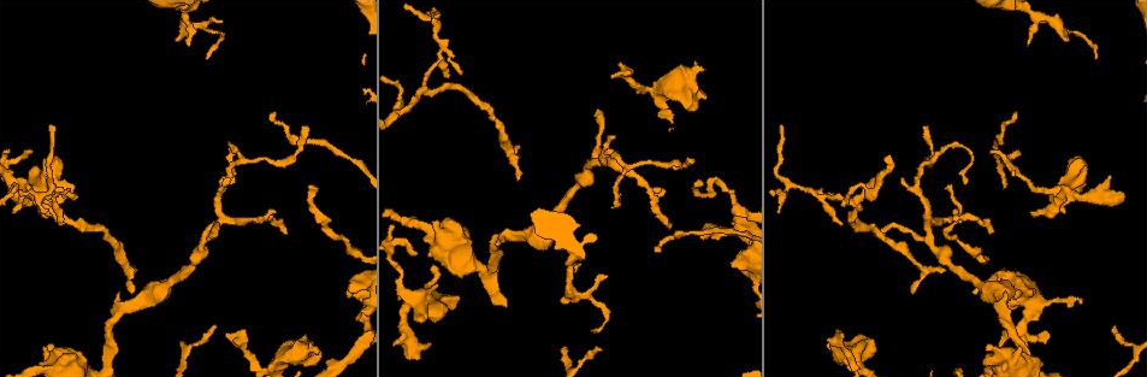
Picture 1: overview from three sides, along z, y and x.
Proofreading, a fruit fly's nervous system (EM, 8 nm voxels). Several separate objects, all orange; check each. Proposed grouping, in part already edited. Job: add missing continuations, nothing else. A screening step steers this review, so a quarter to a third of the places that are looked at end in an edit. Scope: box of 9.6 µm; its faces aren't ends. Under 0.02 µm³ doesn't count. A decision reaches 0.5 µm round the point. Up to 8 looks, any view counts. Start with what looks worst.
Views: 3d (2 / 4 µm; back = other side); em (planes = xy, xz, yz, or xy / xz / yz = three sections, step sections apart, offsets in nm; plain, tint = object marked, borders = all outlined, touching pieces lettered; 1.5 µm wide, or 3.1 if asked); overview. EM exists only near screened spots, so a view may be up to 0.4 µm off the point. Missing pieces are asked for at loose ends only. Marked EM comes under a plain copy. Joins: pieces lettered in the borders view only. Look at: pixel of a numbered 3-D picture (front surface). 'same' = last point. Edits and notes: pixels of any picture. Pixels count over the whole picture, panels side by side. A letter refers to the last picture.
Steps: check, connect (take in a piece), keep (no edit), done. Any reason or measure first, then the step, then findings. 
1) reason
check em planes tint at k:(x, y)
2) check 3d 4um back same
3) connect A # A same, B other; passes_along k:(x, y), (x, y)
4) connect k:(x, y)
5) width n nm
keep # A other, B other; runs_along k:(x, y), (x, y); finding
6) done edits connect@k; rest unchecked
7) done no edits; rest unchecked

tapers out
check em planes borders at 1:(841, 335)

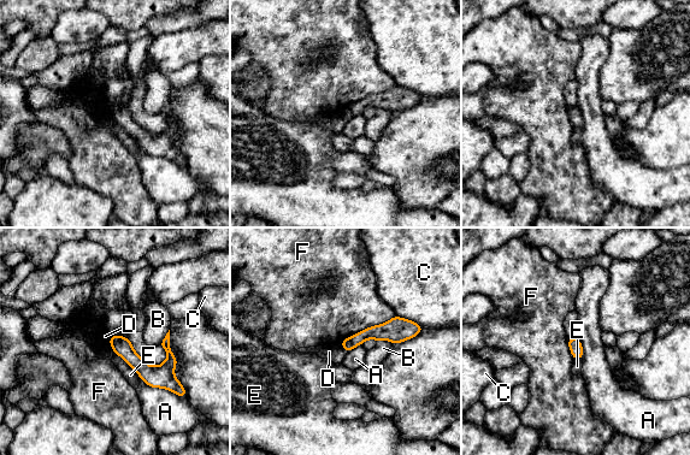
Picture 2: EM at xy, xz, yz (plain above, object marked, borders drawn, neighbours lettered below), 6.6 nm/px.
width 90 nm
connect D # A other, B other, C other, D same, E other, F other; passes_along 2:(377, 332), (343, 348), (334, 352); it goes on there

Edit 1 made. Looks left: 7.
check overview

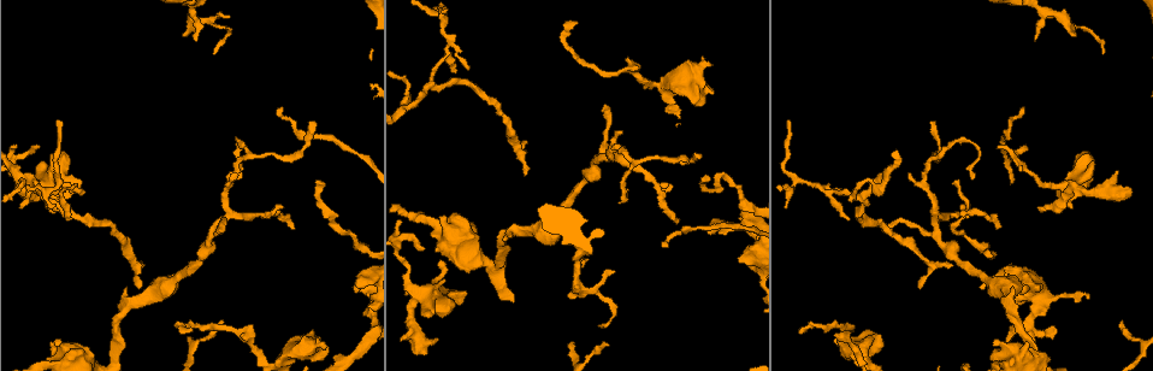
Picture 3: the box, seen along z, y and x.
free end
check em xy step 8 tint at 3:(570, 292)

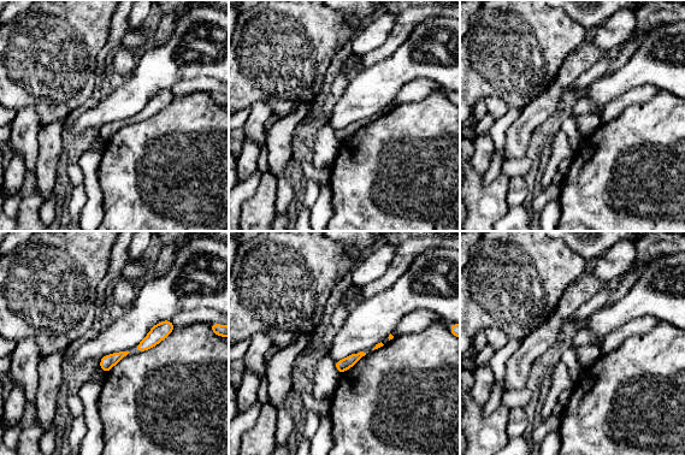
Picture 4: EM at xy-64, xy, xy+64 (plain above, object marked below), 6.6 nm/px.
another direction
check em planes borders same

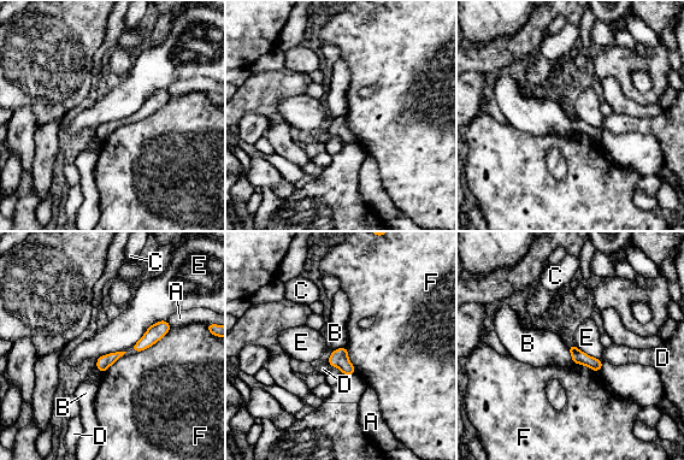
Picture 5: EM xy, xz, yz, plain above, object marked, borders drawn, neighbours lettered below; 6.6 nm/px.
longest_contact E 320 nm
keep # A other, B other, C other, D other, E other, F other; no lettered piece goes on from it

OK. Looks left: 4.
thin end
check em planes borders at 3:(951, 265)

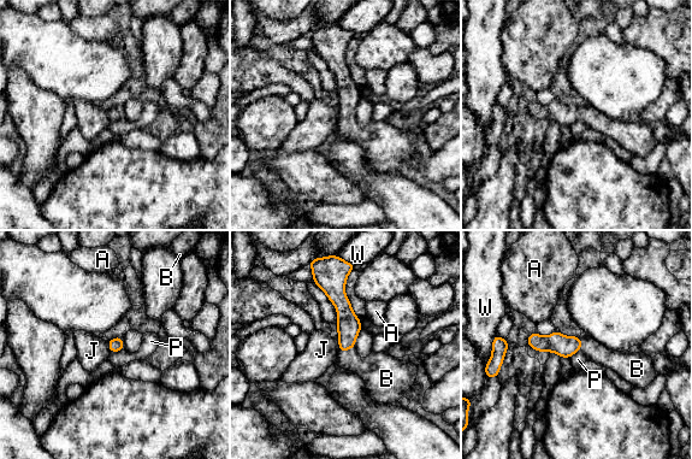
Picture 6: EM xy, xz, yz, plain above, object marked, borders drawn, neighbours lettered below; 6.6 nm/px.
connect B # A other, B same, J other, P other, W other; passes_along 6:(349, 325), (347, 349), (378, 370); it goes on there

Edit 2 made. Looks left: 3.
done edits connect@2, connect@6; rest unchecked

